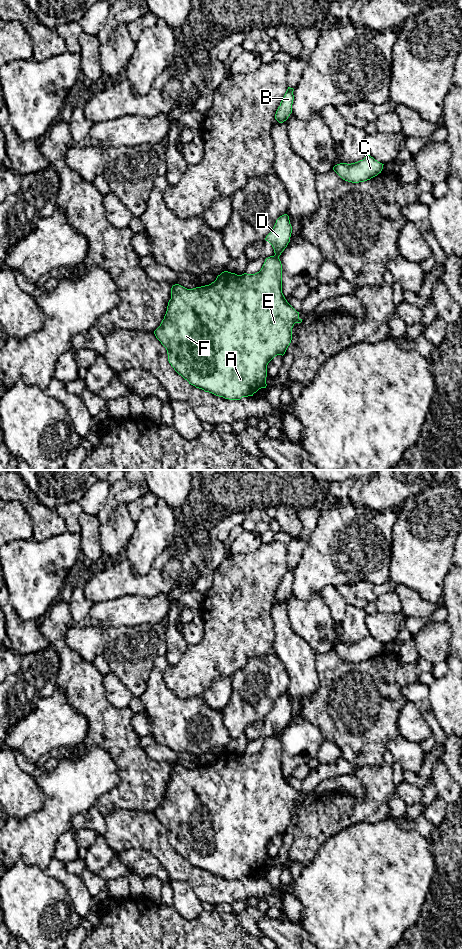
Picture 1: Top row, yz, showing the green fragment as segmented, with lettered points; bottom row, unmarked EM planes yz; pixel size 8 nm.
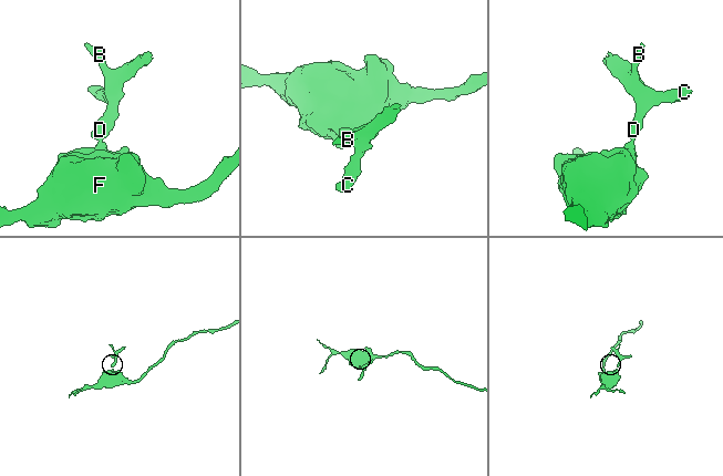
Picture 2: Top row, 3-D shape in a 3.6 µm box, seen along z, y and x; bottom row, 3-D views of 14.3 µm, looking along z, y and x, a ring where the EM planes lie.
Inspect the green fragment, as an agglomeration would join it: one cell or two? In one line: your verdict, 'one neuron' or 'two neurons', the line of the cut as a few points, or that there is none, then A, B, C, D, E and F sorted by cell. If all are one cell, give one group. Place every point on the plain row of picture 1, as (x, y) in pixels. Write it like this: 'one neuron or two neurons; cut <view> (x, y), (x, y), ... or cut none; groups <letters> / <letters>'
two neurons; cut yz (275, 734), (278, 736); groups A E F / B C D

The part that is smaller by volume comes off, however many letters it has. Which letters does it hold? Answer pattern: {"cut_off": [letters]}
{"cut_off": ["B", "C", "D"]}

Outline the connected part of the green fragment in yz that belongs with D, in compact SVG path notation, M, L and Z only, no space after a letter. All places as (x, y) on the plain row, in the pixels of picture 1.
M284 694L276 700L272 711L265 718L272 725L276 736L280 736L287 727L290 722L291 713L292 706L289 696Z

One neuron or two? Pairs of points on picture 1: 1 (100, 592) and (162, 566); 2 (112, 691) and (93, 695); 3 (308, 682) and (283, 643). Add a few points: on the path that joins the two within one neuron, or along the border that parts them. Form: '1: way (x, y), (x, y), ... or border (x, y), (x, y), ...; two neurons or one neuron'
1: way (115, 584), (144, 584), (147, 581); one neuron
2: border (103, 676), (106, 699), (112, 705), (123, 708); two neurons
3: way (303, 672), (299, 665), (299, 659), (293, 653); one neuron

